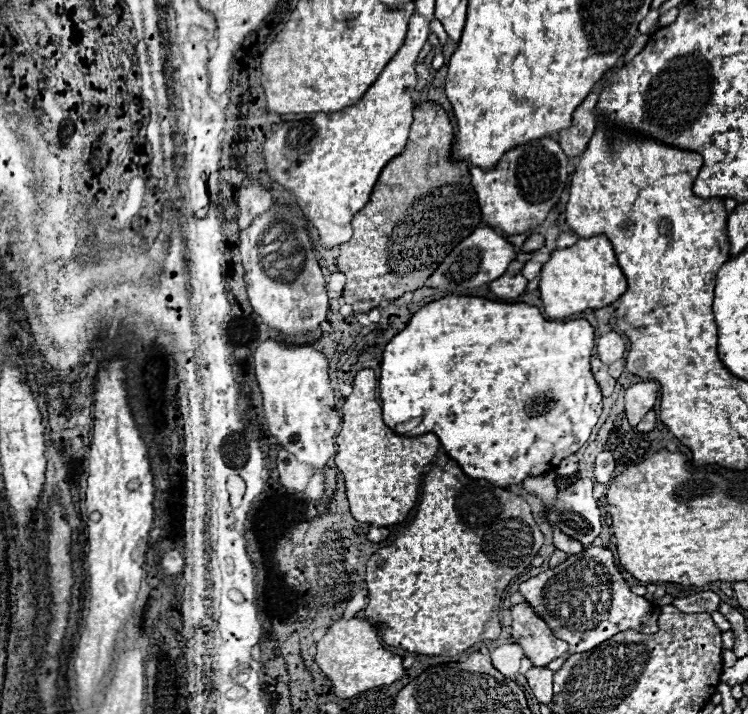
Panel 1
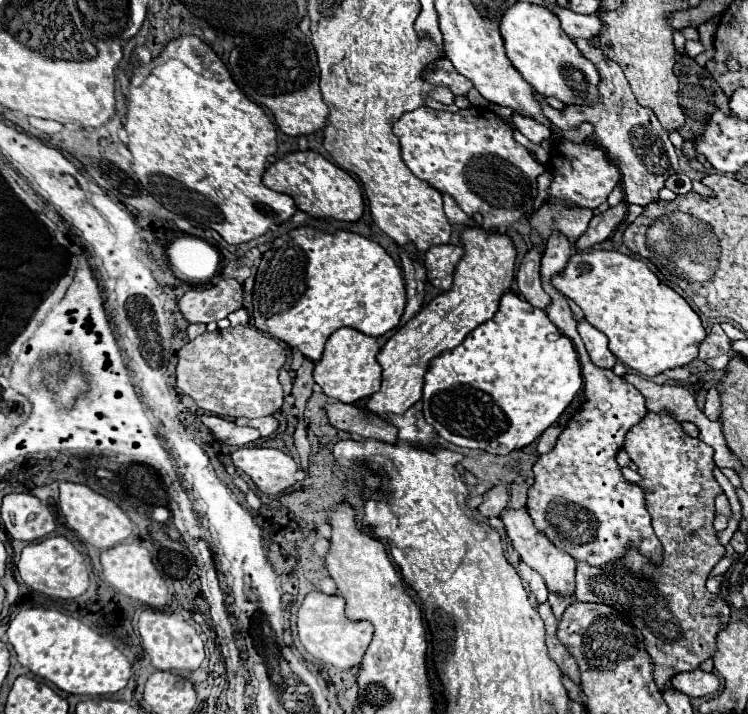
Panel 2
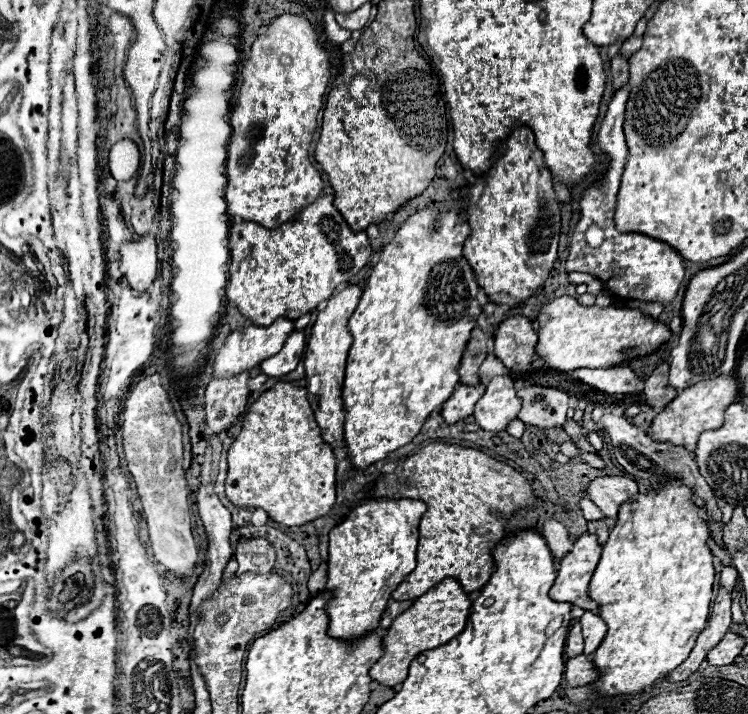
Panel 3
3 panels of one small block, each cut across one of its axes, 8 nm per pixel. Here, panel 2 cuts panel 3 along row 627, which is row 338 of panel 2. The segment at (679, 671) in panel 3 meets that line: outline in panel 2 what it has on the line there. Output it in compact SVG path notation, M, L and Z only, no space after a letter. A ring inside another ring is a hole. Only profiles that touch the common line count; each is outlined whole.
M714 324L710 334L706 336L706 340L700 344L700 354L698 358L700 360L708 360L712 356L718 356L718 354L728 354L730 352L730 338L724 334L724 330L720 328L720 324Z

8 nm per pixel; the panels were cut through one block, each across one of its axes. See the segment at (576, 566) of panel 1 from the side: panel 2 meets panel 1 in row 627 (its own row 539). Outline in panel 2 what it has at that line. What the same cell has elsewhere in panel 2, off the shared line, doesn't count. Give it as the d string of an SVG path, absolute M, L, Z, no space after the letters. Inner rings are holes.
M552 234L542 256L542 288L552 298L546 306L548 318L574 342L578 350L588 400L572 416L556 446L536 460L534 484L528 488L526 510L532 516L534 526L576 562L606 566L622 560L630 550L638 550L652 564L660 564L664 550L650 526L644 488L628 482L616 462L616 454L624 446L626 432L646 414L644 396L634 386L628 386L620 376L614 376L612 370L602 372L602 368L596 368L592 360L588 360L582 338L576 332L576 320L572 318L568 300L552 286L552 278L566 268L570 256L572 244L566 236Z

